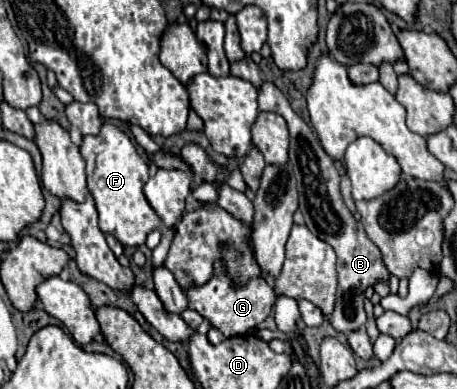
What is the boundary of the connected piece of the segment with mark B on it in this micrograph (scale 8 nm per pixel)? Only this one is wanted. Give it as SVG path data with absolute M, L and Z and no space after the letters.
M263 81L259 87L259 109L275 111L285 117L289 125L291 145L289 145L289 163L293 165L299 189L299 211L305 217L307 229L319 239L327 241L337 253L337 273L339 273L339 299L335 303L335 311L331 315L331 325L341 333L357 331L365 325L367 315L363 309L365 289L373 285L377 279L389 279L389 271L381 261L381 251L367 239L365 229L359 221L353 219L349 209L343 205L343 197L339 193L339 173L333 165L333 159L323 151L319 137L311 131L311 127L291 109L289 101L281 93L279 87L271 81Z

